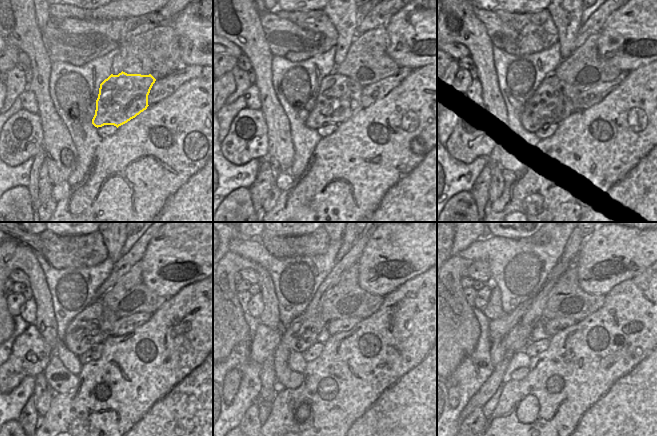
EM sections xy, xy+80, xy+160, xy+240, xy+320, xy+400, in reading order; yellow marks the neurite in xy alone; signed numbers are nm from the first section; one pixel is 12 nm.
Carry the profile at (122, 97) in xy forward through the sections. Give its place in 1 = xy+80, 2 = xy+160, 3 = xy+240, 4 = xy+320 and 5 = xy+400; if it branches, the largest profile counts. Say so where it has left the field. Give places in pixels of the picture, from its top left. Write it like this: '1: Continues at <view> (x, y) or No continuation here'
1: Continues at xy+80 (340, 97)
2: Continues at xy+160 (554, 100)
3: Continues at xy+240 (95, 323)
4: Continues at xy+320 (302, 333)
5: Continues at xy+400 (518, 338)

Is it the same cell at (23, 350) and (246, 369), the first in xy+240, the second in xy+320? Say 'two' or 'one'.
two

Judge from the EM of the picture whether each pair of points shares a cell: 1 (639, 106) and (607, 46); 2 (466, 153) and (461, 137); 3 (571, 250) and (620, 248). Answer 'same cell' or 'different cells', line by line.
1: different cells
2: same cell
3: different cells

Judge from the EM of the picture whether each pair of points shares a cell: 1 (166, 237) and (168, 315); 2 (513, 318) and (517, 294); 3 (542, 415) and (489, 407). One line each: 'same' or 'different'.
1: different
2: different
3: different

